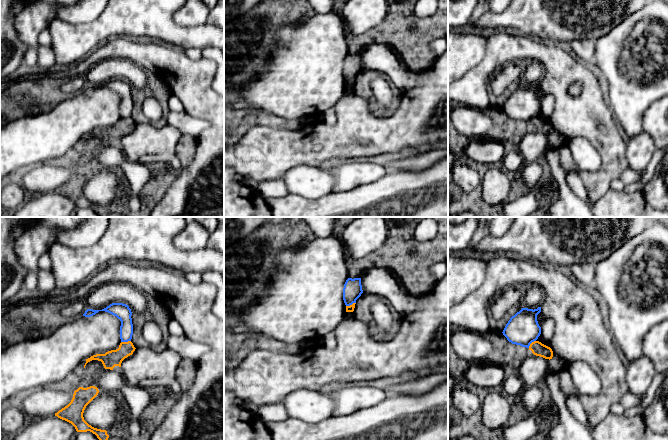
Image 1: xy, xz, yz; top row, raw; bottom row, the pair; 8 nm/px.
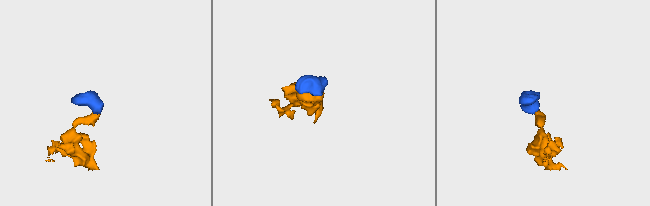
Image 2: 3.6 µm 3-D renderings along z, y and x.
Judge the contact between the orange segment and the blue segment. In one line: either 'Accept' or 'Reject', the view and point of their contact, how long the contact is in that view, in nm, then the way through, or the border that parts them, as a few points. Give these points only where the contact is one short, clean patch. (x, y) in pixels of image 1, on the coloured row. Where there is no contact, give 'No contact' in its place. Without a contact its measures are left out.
Reject. Touches orange at xy (125, 342). Shared border 80 nm. Boundary: xy (130, 340), (121, 342)

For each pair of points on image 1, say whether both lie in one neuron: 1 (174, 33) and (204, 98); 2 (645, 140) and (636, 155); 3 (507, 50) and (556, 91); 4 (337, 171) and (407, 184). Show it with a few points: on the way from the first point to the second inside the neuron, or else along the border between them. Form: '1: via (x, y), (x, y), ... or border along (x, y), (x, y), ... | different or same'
1: border along (180, 48), (183, 50) | different
2: via (643, 144), (639, 151) | same
3: via (524, 50), (535, 50), (556, 71), (556, 74) | same
4: border along (390, 172), (356, 187) | different

